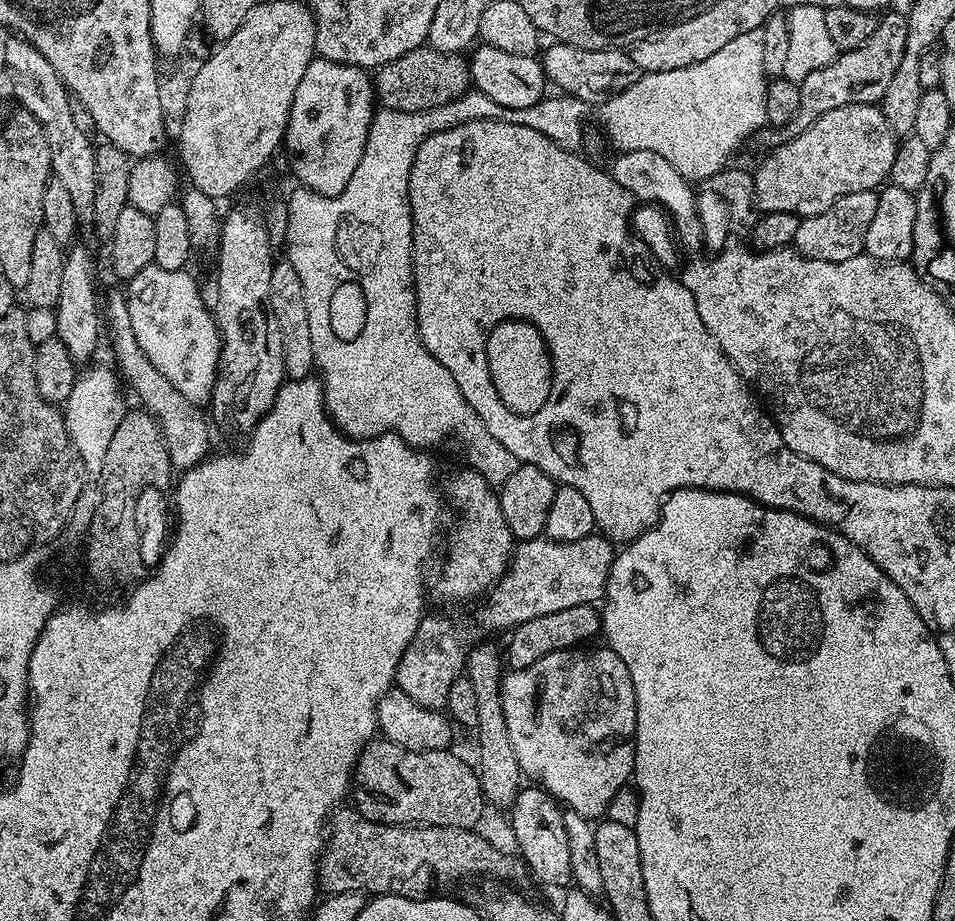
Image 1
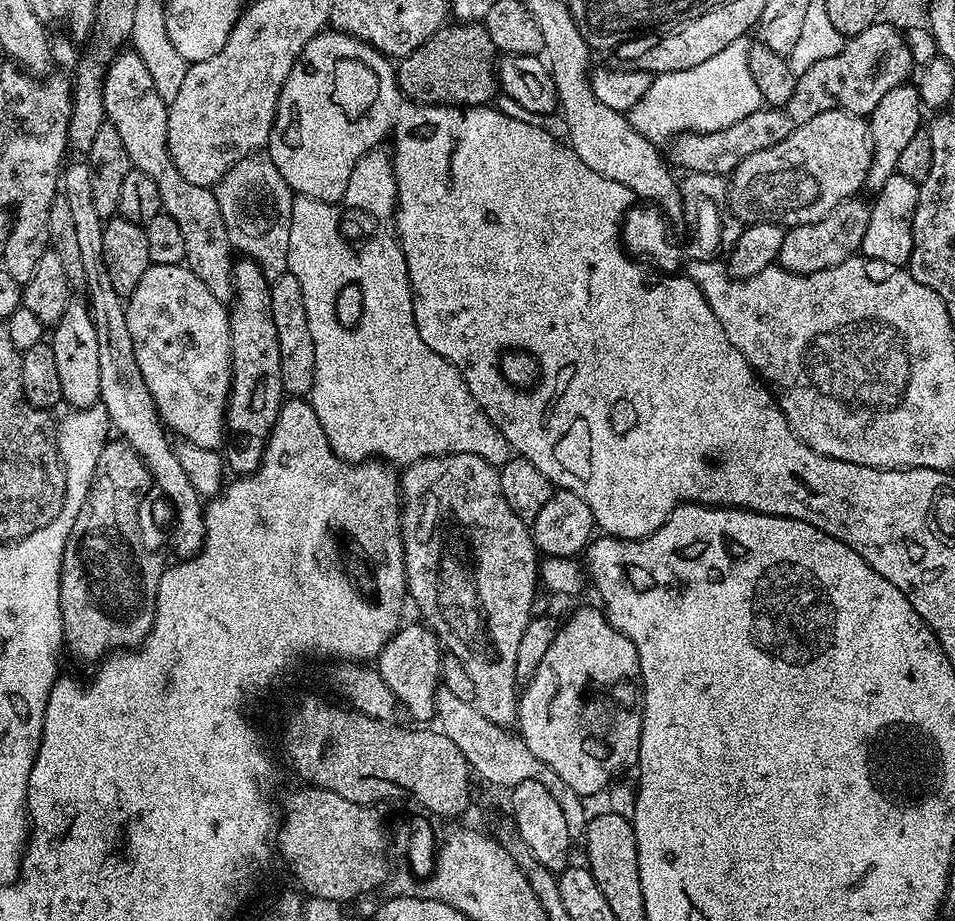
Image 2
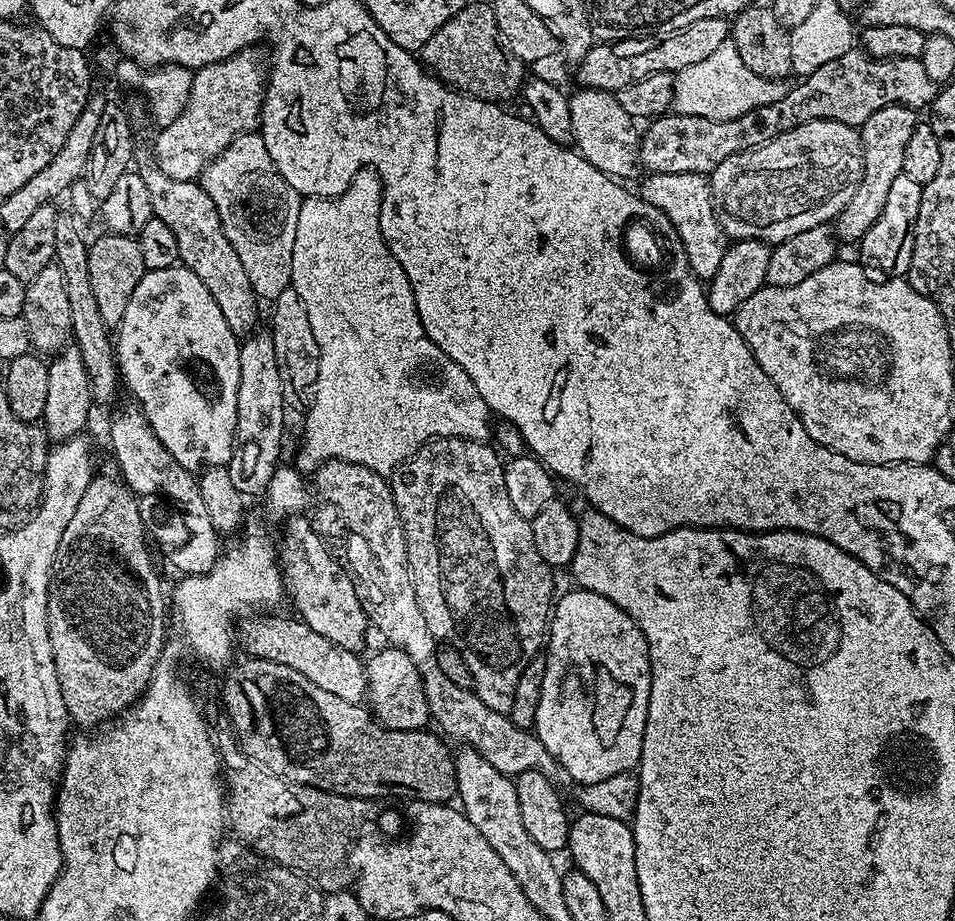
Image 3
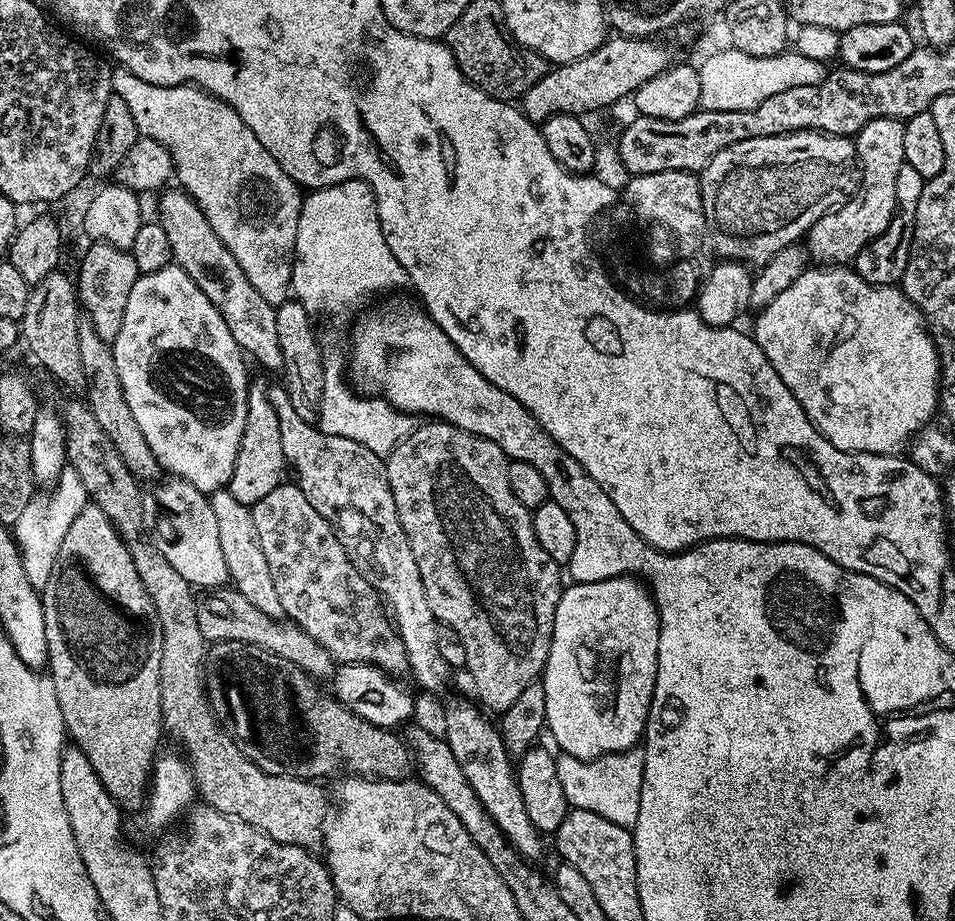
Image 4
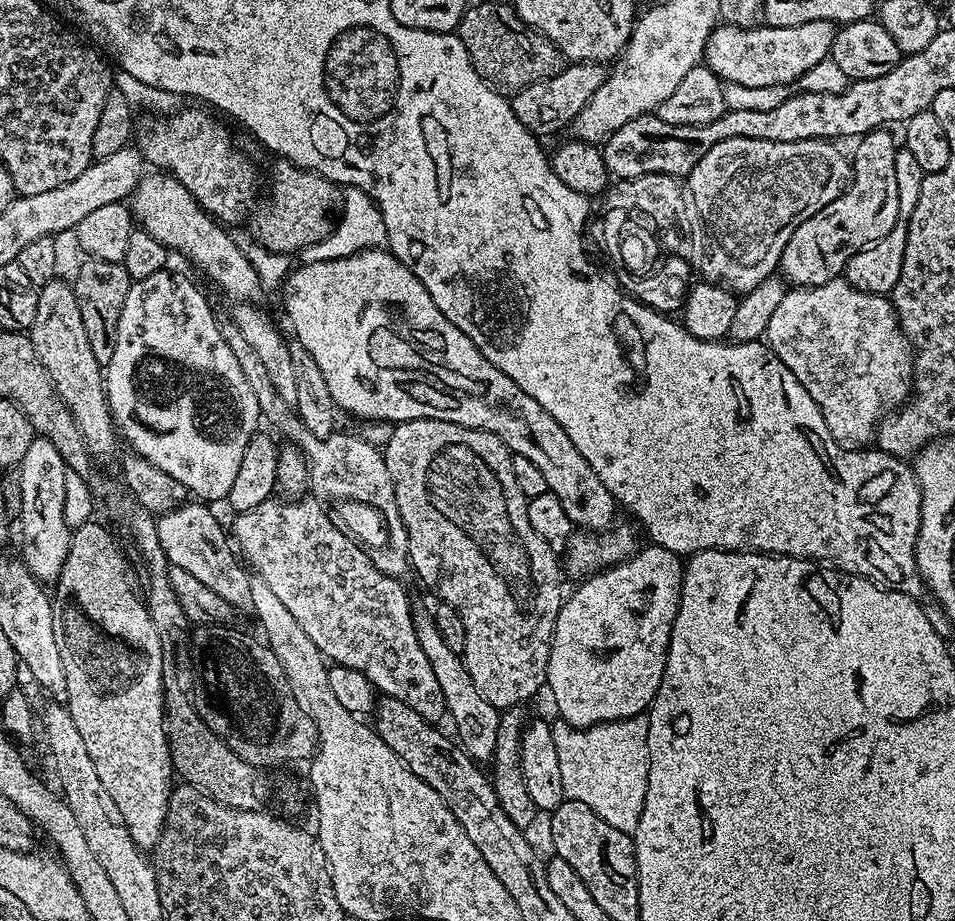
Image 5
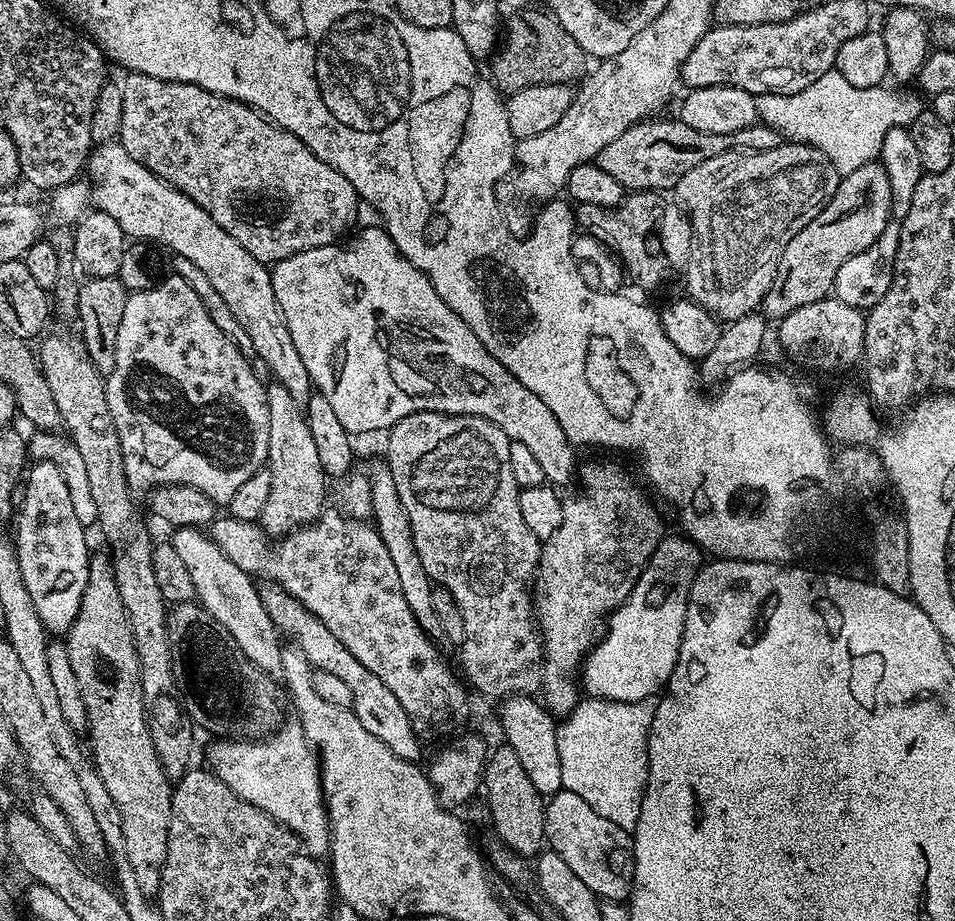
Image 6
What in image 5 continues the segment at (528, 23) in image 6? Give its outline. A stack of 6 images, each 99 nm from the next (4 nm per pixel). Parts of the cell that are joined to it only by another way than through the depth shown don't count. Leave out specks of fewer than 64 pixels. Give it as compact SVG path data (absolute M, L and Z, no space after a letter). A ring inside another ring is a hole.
M504 2L504 4L476 4L473 8L472 5L467 7L456 32L466 46L467 53L470 54L474 70L501 94L515 94L526 90L526 86L534 86L534 82L554 78L566 66L564 55L560 53L558 46L554 46L554 42L547 40L541 32L527 28L517 18L515 8L508 2Z

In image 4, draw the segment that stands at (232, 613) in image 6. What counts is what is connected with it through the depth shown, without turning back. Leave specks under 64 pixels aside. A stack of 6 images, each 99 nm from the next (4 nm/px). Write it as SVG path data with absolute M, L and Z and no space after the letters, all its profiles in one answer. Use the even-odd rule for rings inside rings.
M164 479L155 485L156 504L172 519L172 528L176 531L176 541L173 544L160 544L162 554L166 554L166 562L170 562L170 566L174 566L178 574L187 576L189 584L197 589L223 589L229 583L226 558L222 554L222 546L218 543L218 522L214 519L214 510L210 510L208 496L198 490L198 486L190 486L190 482L185 480Z

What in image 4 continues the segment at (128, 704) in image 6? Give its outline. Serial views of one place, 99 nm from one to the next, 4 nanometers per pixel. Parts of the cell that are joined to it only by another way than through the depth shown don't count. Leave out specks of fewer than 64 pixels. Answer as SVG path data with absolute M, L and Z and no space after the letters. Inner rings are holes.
M85 504L70 530L66 530L50 578L42 589L42 599L48 647L46 668L62 710L64 731L71 743L90 758L94 774L98 774L102 786L106 786L117 804L125 809L139 804L141 807L150 791L152 769L158 759L156 747L162 737L162 630L154 602L150 602L150 594L146 594L146 586L138 578L134 558L130 558L130 550L126 550L118 530L97 504Z

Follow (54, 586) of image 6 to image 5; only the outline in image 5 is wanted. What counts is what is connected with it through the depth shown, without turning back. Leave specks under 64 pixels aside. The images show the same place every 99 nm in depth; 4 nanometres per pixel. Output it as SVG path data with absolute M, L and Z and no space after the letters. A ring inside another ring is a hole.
M37 436L34 442L30 442L30 451L26 454L26 458L22 458L18 469L22 490L22 506L18 513L21 524L20 536L24 539L22 559L26 567L32 571L32 575L41 582L55 582L60 577L72 542L73 529L69 528L66 522L67 473L68 467L64 464L62 454L58 454L54 442L50 442L44 436Z

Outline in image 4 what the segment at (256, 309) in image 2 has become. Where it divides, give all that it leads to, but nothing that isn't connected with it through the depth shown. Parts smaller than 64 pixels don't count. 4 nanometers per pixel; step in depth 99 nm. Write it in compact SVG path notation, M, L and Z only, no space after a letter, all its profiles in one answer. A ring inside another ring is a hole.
M253 379L248 386L246 402L246 430L238 446L238 458L234 458L234 474L230 474L227 492L234 494L238 502L249 506L262 502L270 490L274 490L285 479L286 461L282 454L282 434L278 427L278 414L270 406L268 384Z

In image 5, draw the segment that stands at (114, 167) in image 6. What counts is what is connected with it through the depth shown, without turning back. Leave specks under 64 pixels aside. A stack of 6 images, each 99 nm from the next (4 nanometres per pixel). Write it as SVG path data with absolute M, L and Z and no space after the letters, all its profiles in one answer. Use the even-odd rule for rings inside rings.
M145 174L140 179L139 186L132 192L130 209L135 223L139 227L154 234L154 238L158 238L158 242L162 242L162 246L166 246L169 253L176 255L177 252L178 255L193 260L226 295L233 296L233 301L256 302L260 300L258 299L262 295L260 279L248 258L247 251L236 245L235 240L227 233L229 231L220 224L215 216L210 216L205 212L204 207L190 194L190 190L186 190L186 186L182 186L182 182L178 182L170 174Z

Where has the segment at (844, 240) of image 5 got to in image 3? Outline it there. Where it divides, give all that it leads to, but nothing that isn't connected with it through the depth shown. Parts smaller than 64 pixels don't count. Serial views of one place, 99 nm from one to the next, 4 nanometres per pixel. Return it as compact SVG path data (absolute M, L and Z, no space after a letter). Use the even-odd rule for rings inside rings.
M904 104L882 106L882 110L870 114L864 124L859 125L858 131L862 150L864 151L864 173L854 190L854 198L846 202L834 221L834 231L841 241L855 245L864 237L866 230L878 222L878 214L886 206L886 198L894 178L902 172L902 157L906 151L906 141L910 134L914 134L914 126L918 122L918 112L915 108L908 108Z

